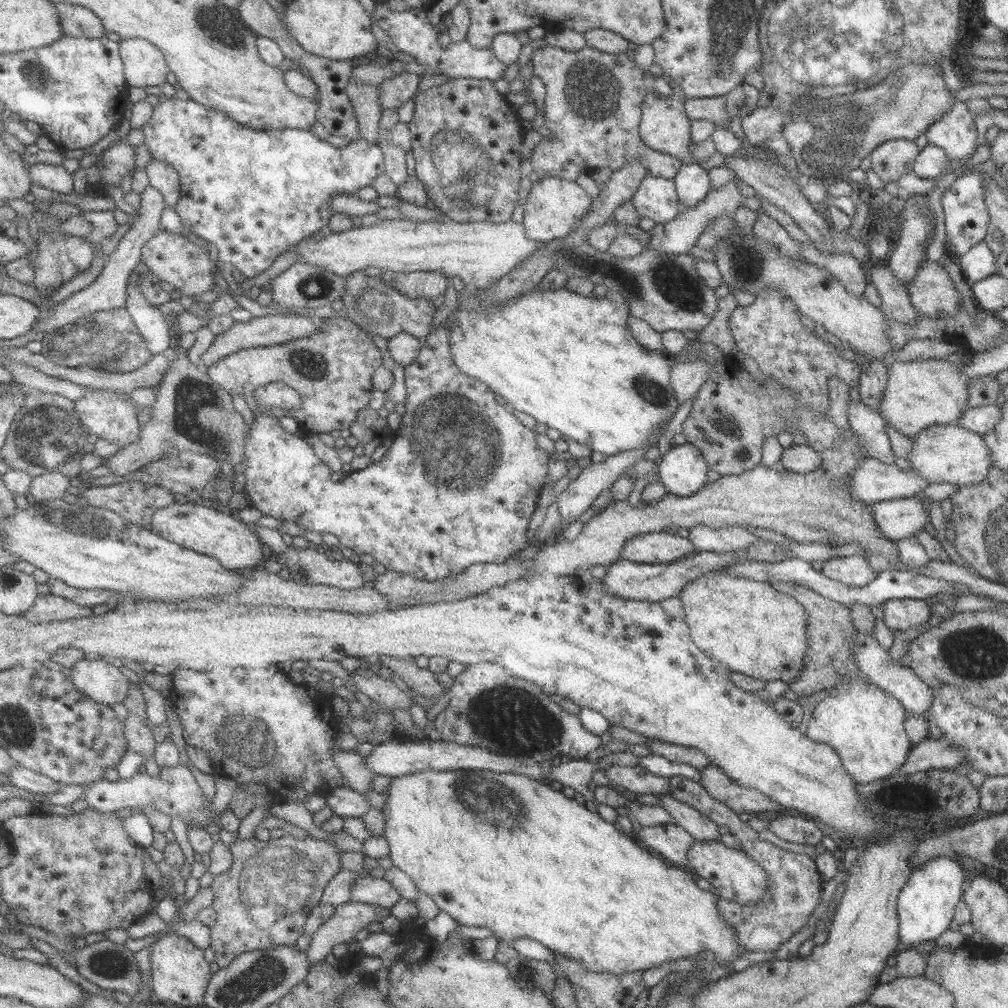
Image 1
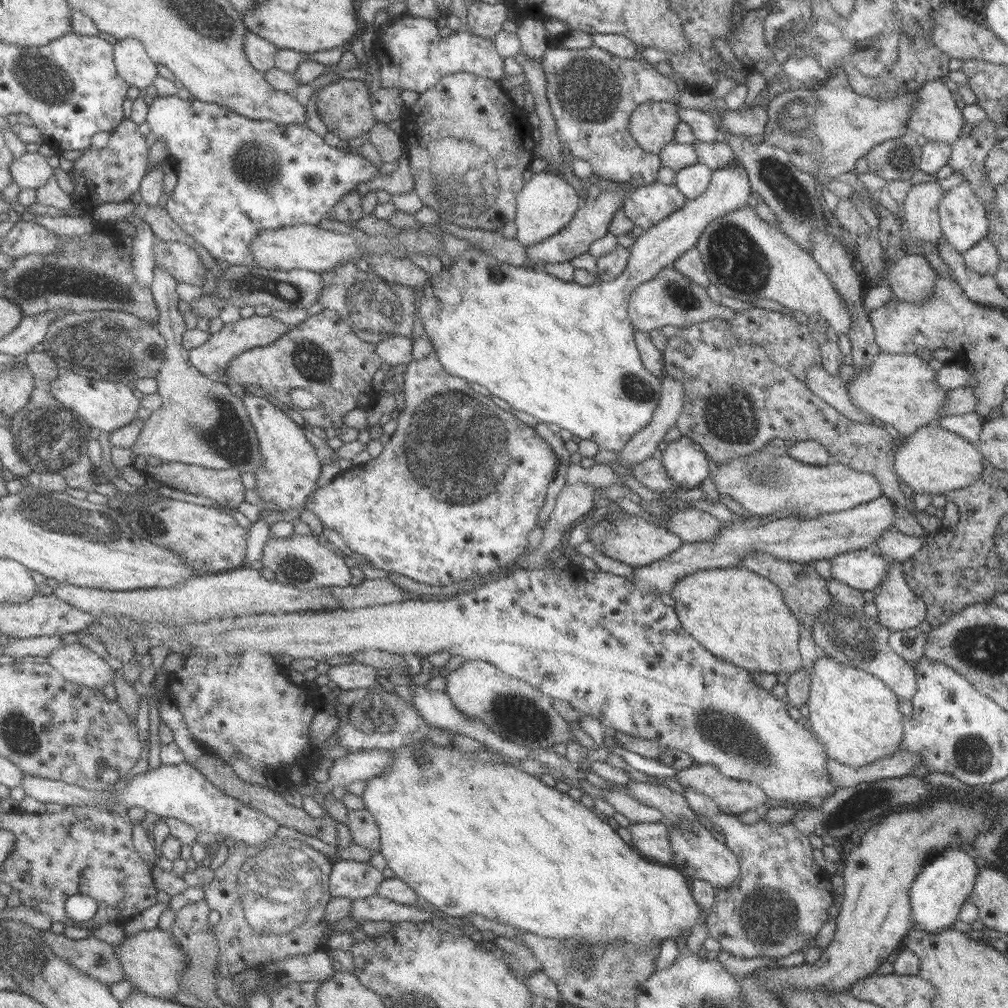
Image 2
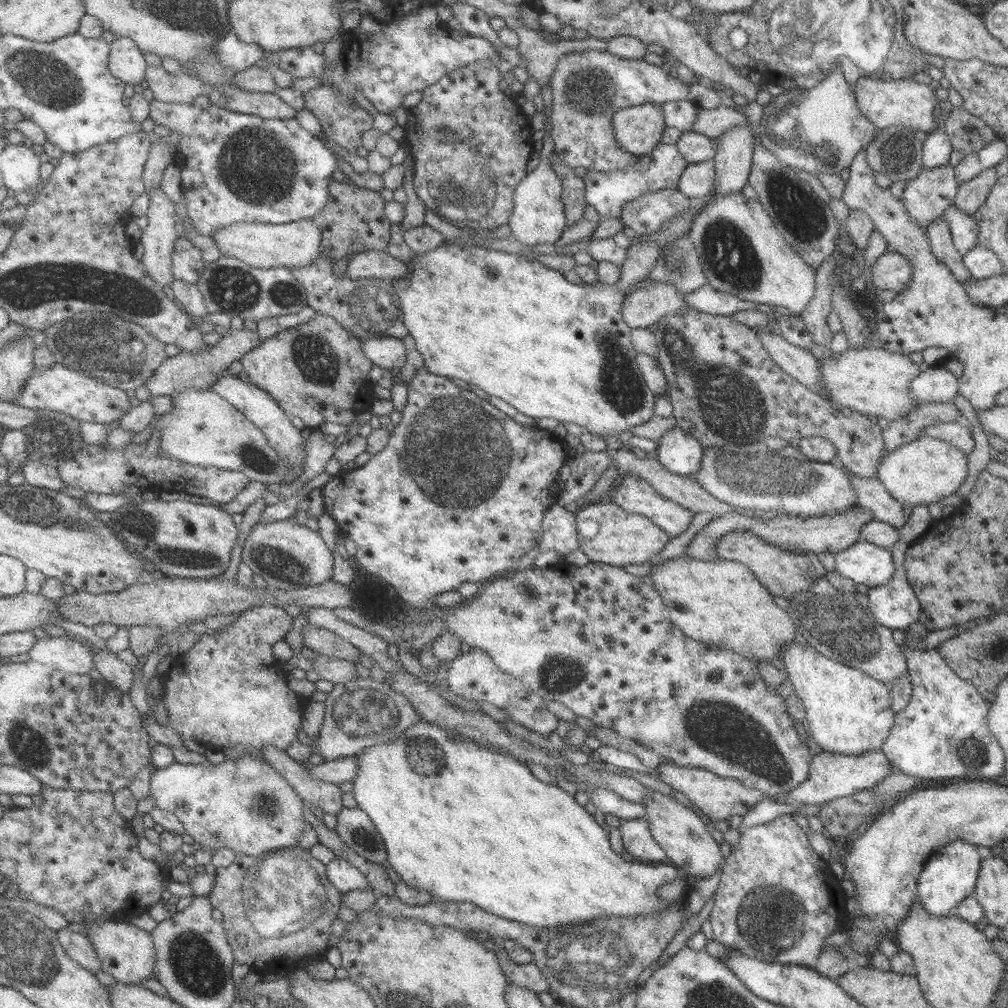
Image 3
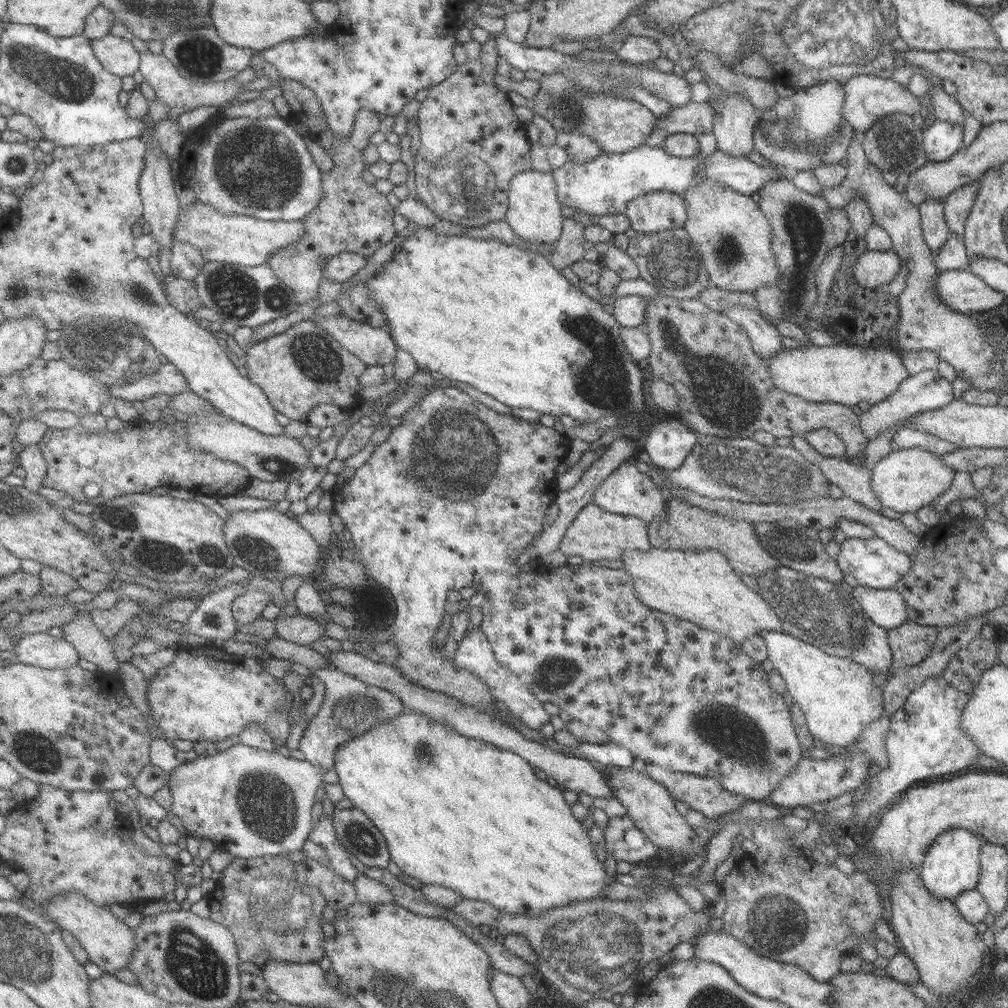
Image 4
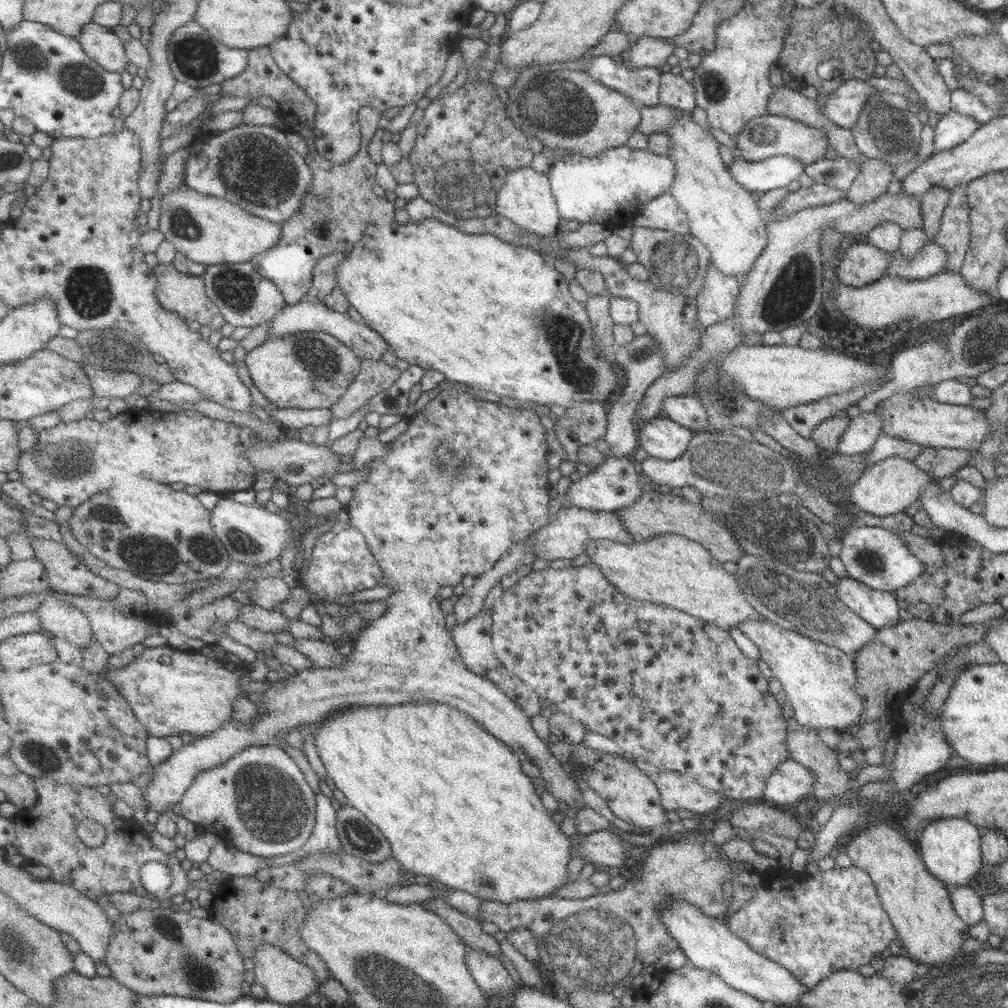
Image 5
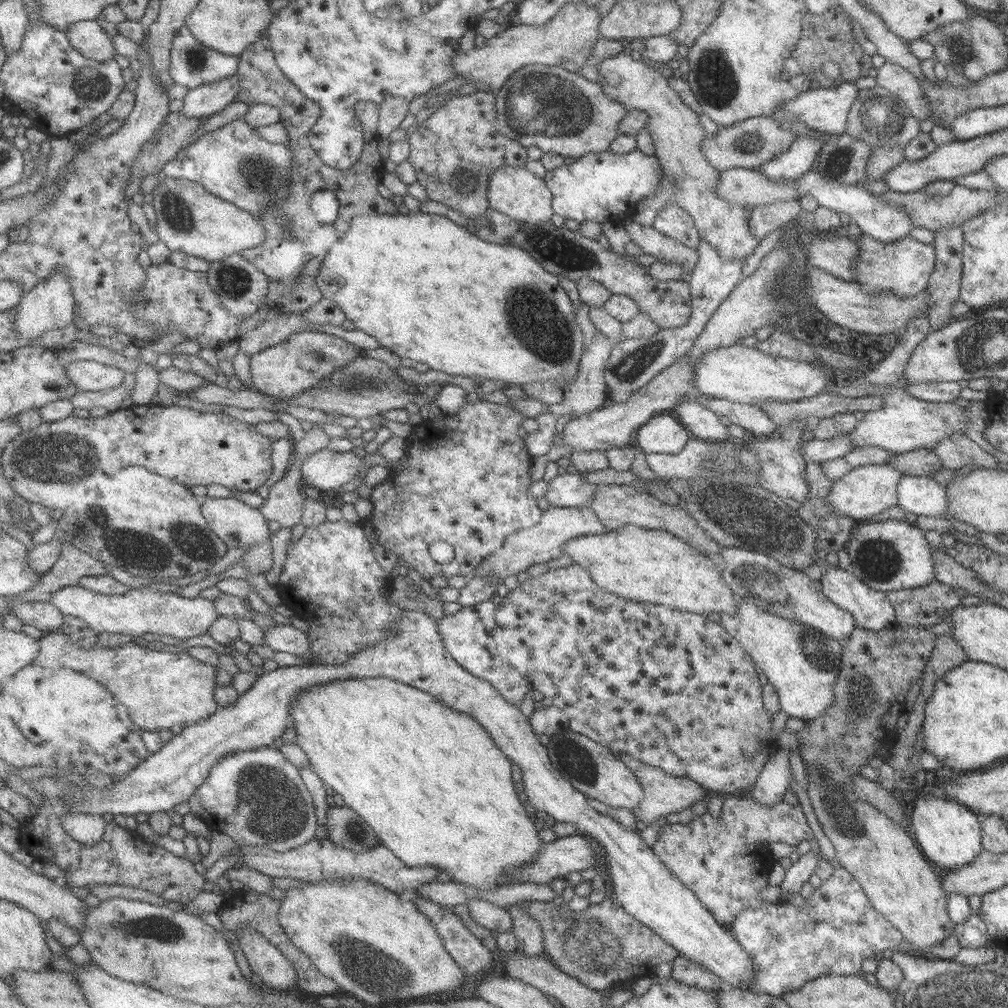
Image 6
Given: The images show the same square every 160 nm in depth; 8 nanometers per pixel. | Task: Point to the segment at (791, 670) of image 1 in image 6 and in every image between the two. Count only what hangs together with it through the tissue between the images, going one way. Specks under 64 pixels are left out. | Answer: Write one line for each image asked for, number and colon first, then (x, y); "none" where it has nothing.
2: (737, 615)
3: (719, 602)
4: (701, 587)
5: (669, 570)
6: (639, 564)

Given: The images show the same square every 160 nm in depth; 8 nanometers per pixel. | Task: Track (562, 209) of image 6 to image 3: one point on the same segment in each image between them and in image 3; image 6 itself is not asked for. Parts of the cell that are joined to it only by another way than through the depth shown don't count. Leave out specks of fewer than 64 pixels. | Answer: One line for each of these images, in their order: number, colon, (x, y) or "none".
3: (606, 191)
4: (604, 185)
5: (586, 189)

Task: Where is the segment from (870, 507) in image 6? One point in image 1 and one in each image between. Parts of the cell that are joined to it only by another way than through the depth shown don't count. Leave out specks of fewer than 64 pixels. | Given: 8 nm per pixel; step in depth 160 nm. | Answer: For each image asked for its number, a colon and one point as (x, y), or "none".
1: (949, 454)
2: (932, 460)
3: (923, 471)
4: (905, 480)
5: (889, 486)

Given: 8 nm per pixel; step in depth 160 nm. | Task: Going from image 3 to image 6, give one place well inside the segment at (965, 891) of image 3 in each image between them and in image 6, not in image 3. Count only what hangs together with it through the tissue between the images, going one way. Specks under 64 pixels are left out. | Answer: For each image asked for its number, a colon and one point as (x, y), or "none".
4: (950, 866)
5: (949, 847)
6: (948, 834)

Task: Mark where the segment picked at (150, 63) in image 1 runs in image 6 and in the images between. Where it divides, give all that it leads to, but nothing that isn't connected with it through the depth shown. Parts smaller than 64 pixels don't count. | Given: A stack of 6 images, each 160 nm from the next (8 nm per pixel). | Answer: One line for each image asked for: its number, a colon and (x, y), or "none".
2: (136, 67)
3: (127, 62)
4: (120, 57)
5: (101, 44)
6: (88, 37)

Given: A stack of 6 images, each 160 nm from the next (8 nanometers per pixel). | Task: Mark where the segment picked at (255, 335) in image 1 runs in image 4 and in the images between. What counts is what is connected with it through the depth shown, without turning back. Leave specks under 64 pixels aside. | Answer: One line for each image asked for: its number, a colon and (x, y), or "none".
2: (213, 359)
3: (186, 370)
4: (169, 379)

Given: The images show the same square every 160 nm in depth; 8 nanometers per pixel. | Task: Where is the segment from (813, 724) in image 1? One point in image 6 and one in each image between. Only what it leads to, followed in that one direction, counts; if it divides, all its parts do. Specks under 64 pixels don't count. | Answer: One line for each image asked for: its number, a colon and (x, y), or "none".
2: (852, 714)
3: (847, 711)
4: (837, 697)
5: (818, 680)
6: (800, 663)

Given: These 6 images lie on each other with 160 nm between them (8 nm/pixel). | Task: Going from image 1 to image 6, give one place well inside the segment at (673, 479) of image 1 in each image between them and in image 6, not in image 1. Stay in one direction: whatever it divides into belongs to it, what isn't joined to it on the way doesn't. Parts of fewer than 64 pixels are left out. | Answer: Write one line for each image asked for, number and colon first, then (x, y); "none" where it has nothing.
2: (685, 463)
3: (680, 453)
4: (667, 443)
5: (661, 438)
6: (663, 433)

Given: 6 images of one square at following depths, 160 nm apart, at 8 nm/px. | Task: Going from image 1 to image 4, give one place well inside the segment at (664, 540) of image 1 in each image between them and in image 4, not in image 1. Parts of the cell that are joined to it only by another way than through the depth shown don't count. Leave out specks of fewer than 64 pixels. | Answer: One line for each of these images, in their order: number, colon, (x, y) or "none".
2: (629, 539)
3: (606, 534)
4: (594, 535)

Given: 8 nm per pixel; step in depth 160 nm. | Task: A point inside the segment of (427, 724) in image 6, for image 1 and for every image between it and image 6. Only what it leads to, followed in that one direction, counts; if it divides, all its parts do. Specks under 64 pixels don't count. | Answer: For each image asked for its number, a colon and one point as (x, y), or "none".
1: (500, 850)
2: (468, 838)
3: (465, 824)
4: (457, 812)
5: (452, 801)

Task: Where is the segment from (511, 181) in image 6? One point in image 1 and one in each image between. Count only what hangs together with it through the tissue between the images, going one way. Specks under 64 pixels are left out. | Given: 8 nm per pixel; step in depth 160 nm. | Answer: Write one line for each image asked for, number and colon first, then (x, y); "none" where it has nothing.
1: (553, 206)
2: (545, 204)
3: (537, 216)
4: (532, 212)
5: (524, 198)

